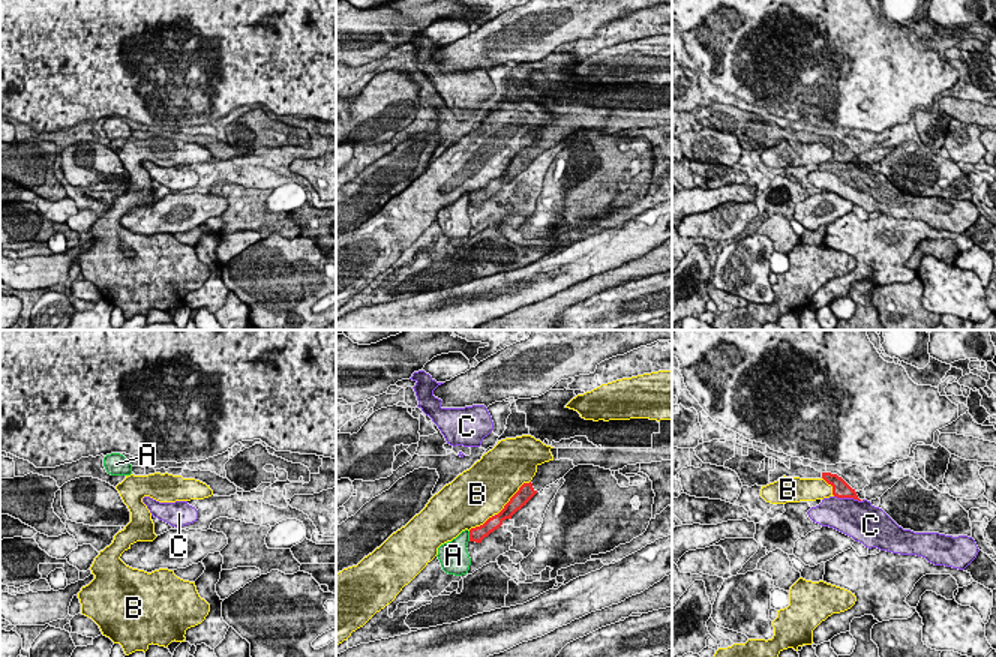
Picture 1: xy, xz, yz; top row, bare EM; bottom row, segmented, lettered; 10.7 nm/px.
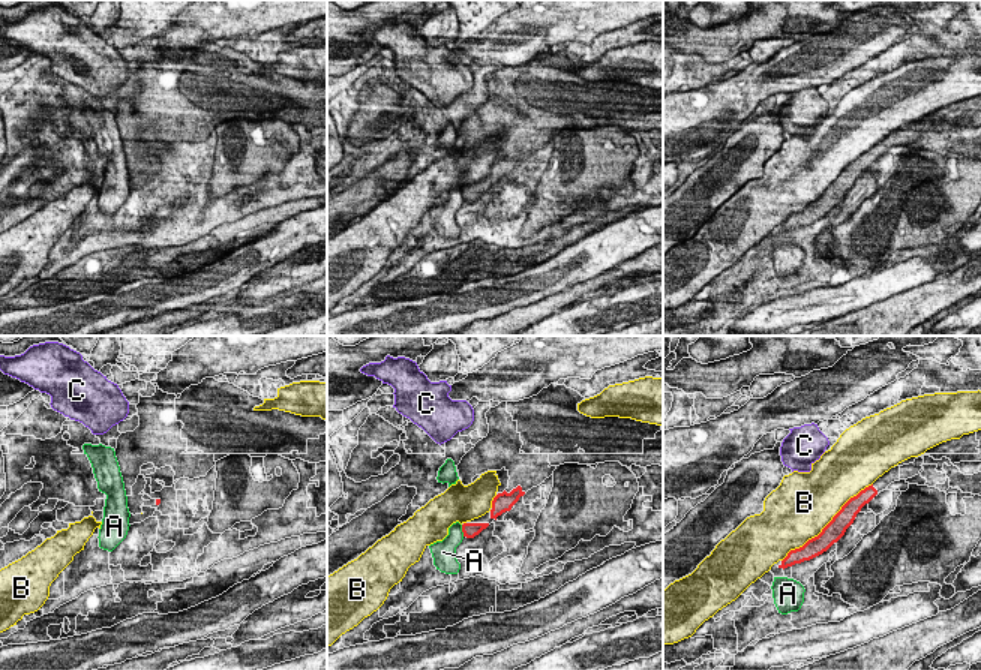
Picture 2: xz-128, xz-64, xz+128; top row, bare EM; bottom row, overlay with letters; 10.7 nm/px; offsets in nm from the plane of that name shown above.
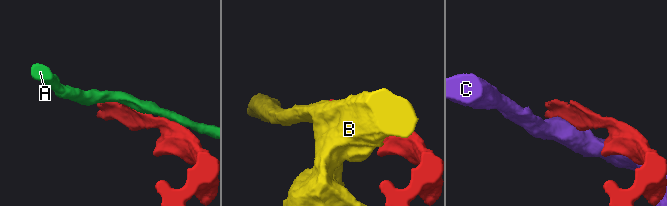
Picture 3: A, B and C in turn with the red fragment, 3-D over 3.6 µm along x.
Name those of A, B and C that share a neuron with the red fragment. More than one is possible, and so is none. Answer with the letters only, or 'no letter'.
no letter

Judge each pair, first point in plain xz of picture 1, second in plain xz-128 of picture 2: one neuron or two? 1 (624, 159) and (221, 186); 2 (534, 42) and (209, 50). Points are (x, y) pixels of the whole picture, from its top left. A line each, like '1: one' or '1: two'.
1: one
2: two

